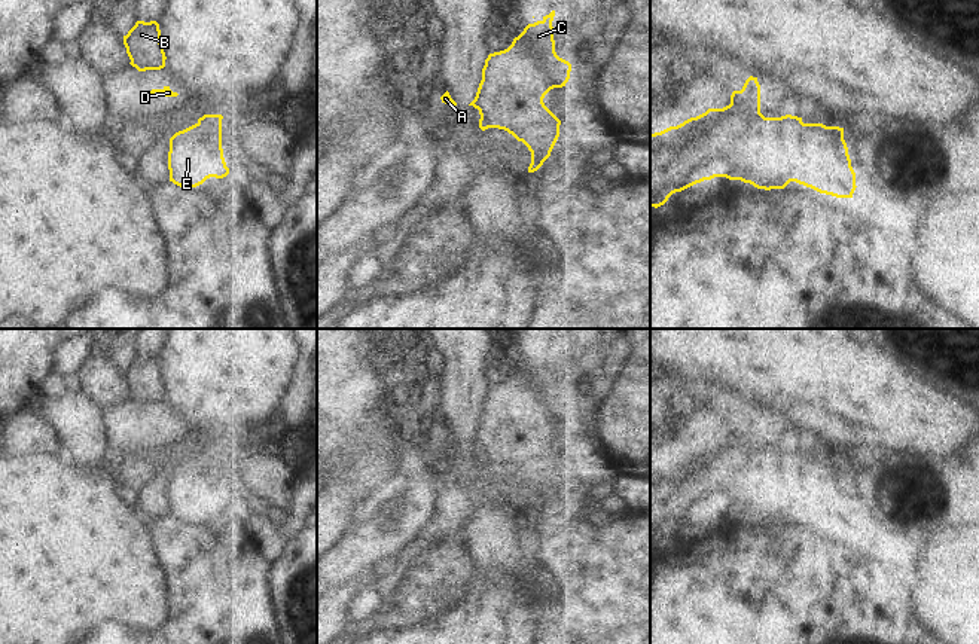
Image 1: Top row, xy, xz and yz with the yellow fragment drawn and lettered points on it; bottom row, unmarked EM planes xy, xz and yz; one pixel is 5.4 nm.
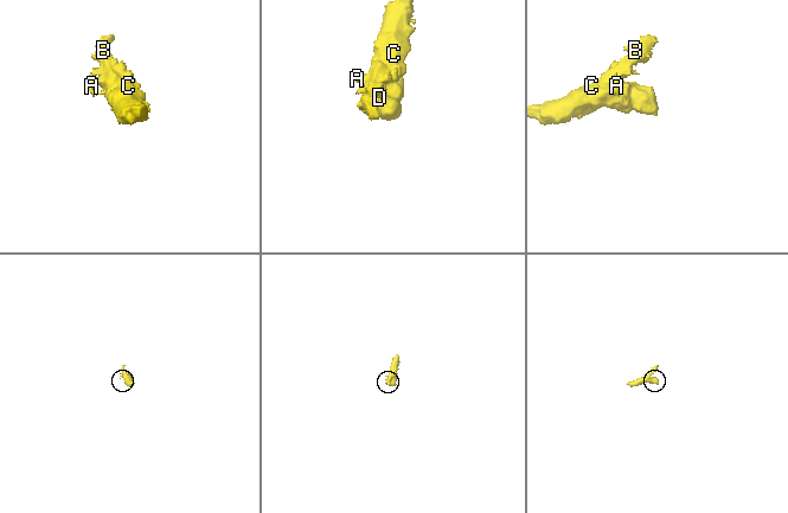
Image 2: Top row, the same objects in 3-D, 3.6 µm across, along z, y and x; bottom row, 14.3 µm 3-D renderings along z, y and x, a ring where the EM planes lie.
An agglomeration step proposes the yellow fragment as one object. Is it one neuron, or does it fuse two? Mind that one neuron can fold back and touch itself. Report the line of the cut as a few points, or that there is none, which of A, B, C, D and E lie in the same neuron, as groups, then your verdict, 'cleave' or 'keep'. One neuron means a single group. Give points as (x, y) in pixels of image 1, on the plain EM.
no cut | A B C D E | keep

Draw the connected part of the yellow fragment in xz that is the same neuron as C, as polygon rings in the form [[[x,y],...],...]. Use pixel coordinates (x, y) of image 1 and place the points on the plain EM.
[[[555,344],[542,354],[528,357],[507,382],[488,388],[476,430],[469,437],[479,443],[482,464],[504,463],[528,480],[531,485],[528,506],[543,498],[559,470],[561,454],[545,439],[543,431],[551,422],[565,419],[571,405],[571,397],[555,385],[553,350]]]

